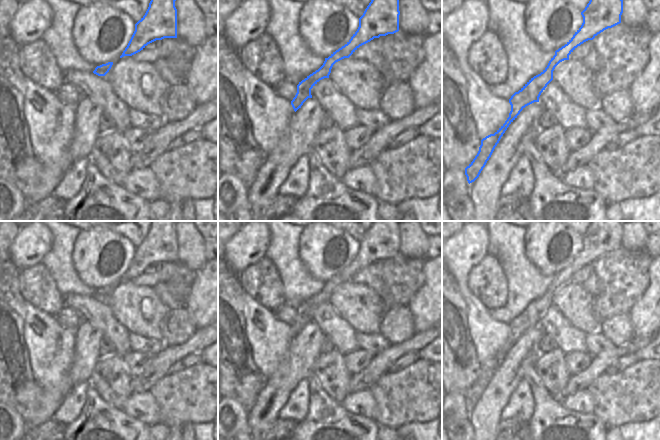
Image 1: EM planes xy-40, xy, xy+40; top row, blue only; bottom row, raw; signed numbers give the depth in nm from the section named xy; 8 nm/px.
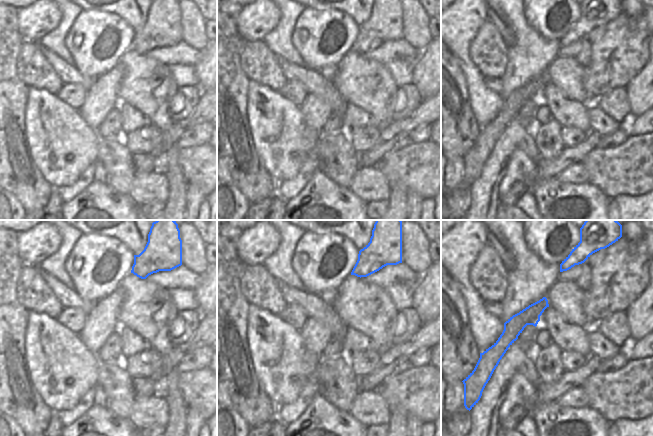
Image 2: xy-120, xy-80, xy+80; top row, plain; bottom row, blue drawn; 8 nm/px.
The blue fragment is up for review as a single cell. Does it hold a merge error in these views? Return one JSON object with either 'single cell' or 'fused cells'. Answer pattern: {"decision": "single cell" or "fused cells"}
{"decision": "single cell"}

